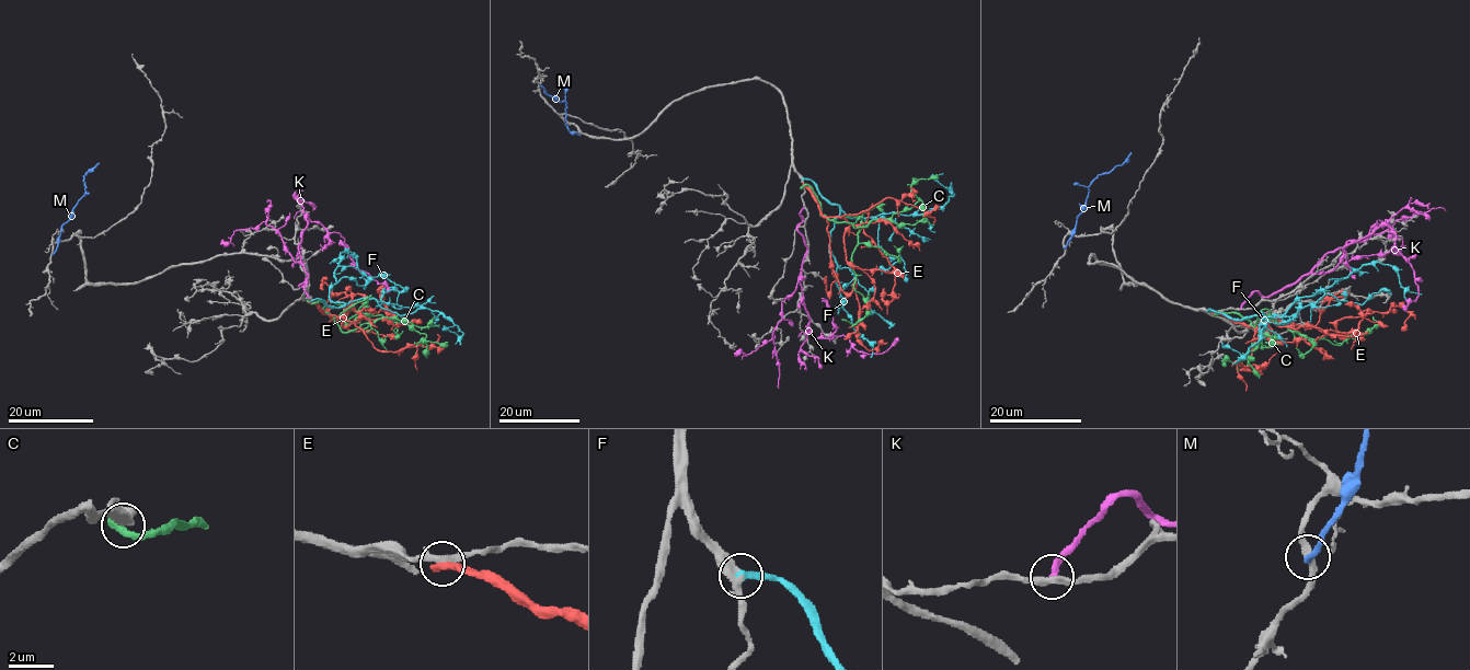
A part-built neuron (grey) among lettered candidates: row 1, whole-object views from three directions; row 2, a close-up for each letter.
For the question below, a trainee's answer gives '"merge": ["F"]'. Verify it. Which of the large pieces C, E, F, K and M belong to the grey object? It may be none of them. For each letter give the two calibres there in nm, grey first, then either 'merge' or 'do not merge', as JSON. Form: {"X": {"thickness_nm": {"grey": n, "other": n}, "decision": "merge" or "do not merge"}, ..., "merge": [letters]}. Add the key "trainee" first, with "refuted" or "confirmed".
{"trainee": "confirmed", "C": {"thickness_nm": {"grey": 280, "other": 440}, "decision": "do not merge"}, "E": {"thickness_nm": {"grey": 280, "other": 440}, "decision": "do not merge"}, "F": {"thickness_nm": {"grey": 360, "other": 300}, "decision": "merge"}, "K": {"thickness_nm": {"grey": 280, "other": 280}, "decision": "do not merge"}, "M": {"thickness_nm": {"grey": 280, "other": 280}, "decision": "do not merge"}, "merge": ["F"]}

